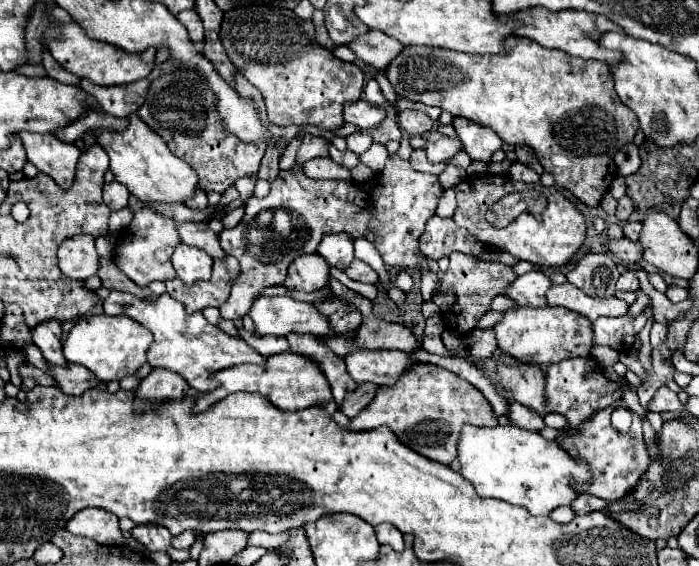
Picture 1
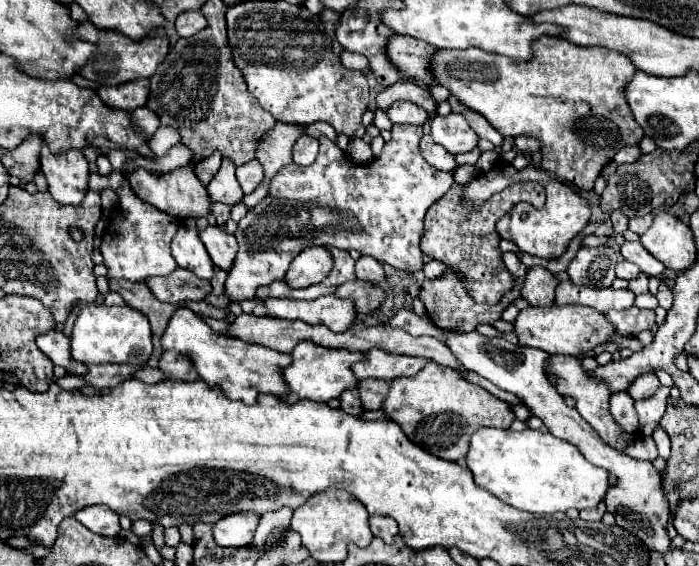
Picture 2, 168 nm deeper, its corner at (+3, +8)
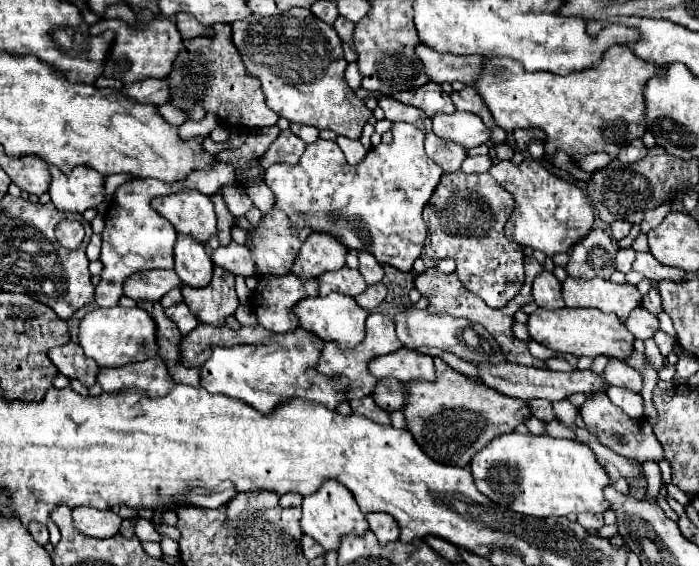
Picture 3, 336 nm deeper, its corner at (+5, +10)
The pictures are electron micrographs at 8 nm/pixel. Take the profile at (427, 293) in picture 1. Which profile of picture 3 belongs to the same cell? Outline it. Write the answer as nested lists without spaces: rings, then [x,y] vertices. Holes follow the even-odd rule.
[[[402,121],[392,125],[392,143],[370,149],[358,165],[350,165],[334,141],[310,143],[296,165],[274,163],[266,169],[264,183],[274,193],[274,207],[248,231],[256,275],[288,275],[300,245],[316,231],[338,237],[348,249],[372,253],[378,263],[412,271],[426,239],[422,209],[442,173],[424,153],[424,133]]]

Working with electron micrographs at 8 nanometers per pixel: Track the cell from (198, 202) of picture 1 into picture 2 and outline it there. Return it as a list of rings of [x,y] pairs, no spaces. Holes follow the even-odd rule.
[[[226,159],[226,165],[220,167],[220,171],[214,175],[210,185],[206,187],[212,203],[226,203],[230,207],[236,205],[236,203],[242,203],[244,191],[242,191],[242,187],[236,181],[234,171],[236,171],[234,161]]]

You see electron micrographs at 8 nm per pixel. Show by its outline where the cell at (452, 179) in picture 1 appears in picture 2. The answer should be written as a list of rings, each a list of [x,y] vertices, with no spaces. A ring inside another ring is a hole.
[[[474,147],[472,151],[468,151],[468,153],[460,153],[460,155],[456,155],[456,163],[458,165],[474,165],[476,161],[478,161],[478,157],[480,157],[480,149],[478,147]]]

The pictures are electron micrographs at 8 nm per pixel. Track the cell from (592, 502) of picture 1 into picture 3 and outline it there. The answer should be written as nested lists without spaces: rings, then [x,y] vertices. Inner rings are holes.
[[[580,513],[578,523],[586,529],[596,529],[598,531],[604,525],[604,517],[602,517],[602,513]]]

